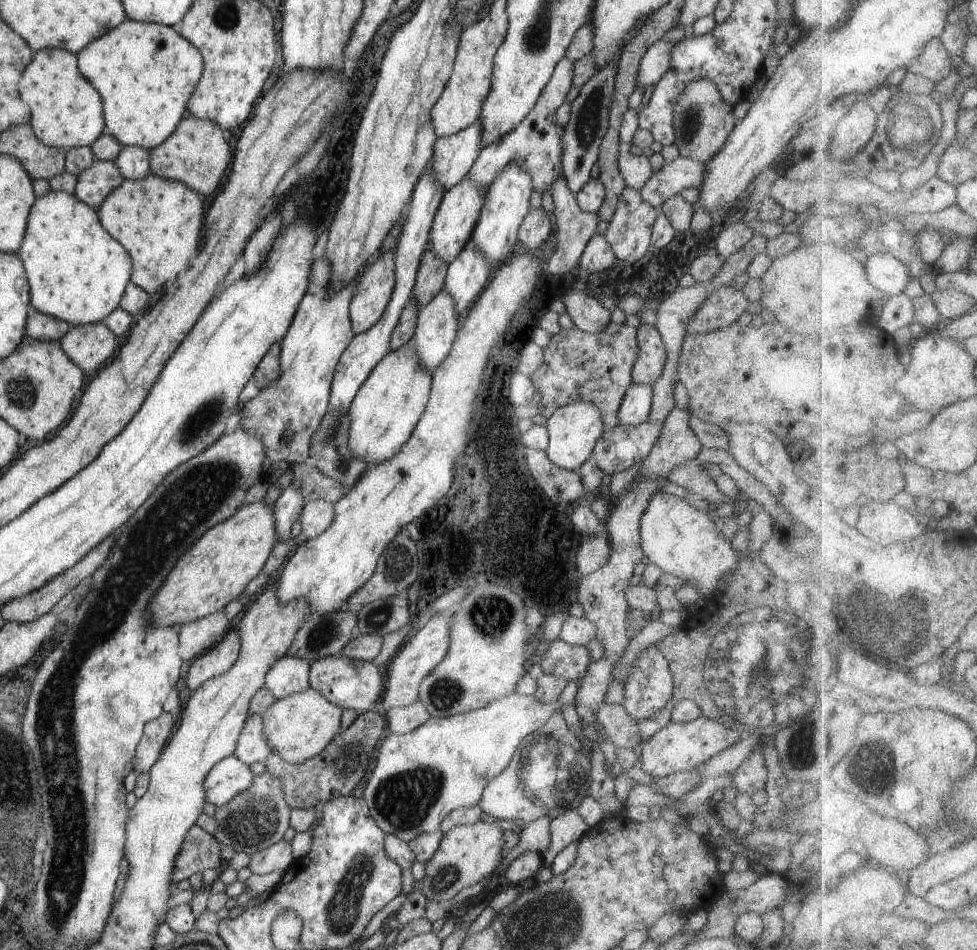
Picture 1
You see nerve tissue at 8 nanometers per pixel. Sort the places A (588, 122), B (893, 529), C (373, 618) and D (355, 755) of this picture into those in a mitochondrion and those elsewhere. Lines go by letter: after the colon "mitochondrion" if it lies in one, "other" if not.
A: mitochondrion
B: other
C: mitochondrion
D: mitochondrion

